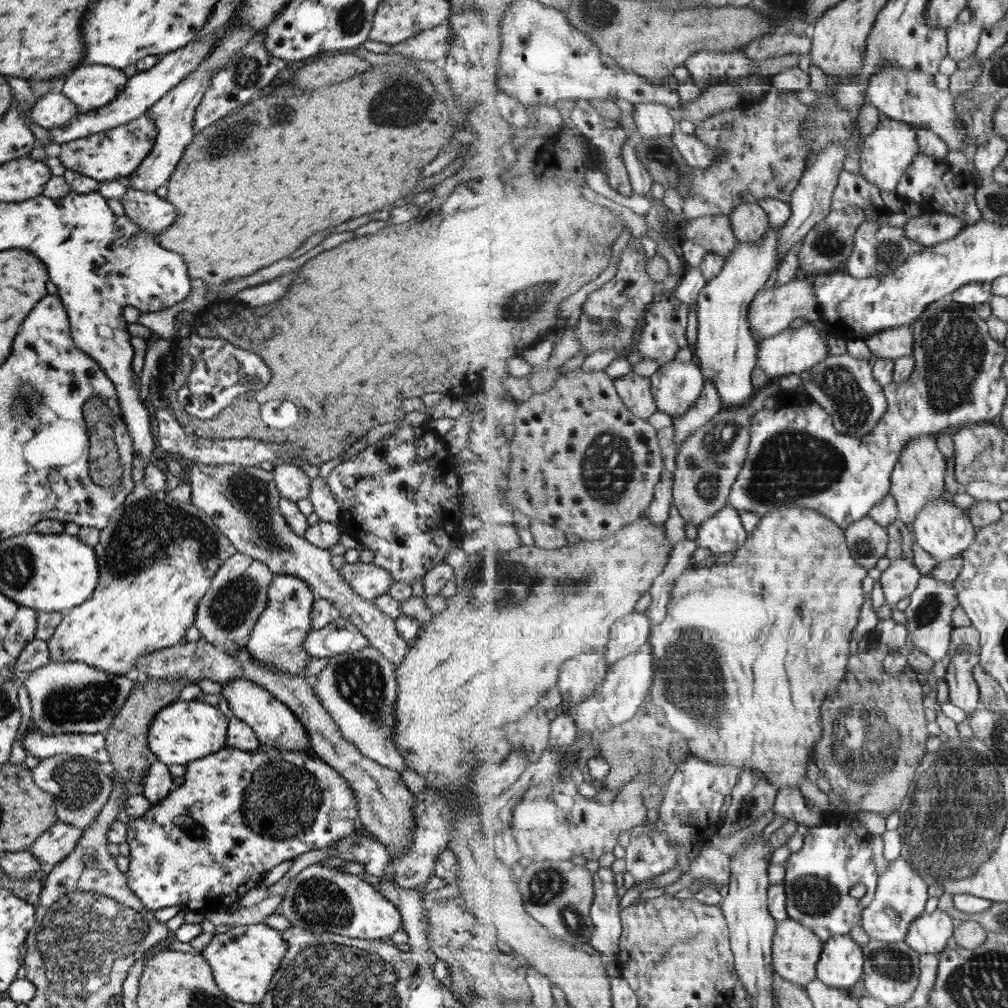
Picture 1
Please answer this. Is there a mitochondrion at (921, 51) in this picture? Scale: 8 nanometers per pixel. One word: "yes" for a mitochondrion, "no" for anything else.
no

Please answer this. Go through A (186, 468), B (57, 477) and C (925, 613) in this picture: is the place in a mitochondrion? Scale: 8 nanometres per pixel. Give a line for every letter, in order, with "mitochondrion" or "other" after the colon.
A: other
B: other
C: mitochondrion

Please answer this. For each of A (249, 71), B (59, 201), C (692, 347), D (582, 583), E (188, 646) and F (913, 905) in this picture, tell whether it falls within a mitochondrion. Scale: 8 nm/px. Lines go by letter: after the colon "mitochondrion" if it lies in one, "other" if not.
A: mitochondrion
B: other
C: other
D: mitochondrion
E: other
F: other

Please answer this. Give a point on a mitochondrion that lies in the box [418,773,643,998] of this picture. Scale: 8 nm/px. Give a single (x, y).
(547, 888)

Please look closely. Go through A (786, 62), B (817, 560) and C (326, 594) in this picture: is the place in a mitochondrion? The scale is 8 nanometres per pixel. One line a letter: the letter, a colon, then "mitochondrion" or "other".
A: other
B: other
C: other

